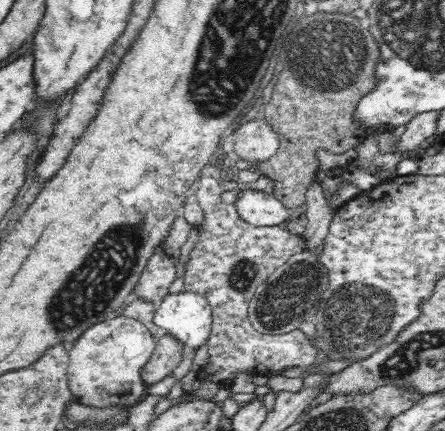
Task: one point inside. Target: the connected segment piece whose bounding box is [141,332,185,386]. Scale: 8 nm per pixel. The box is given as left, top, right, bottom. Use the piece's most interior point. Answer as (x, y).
(168, 353)

